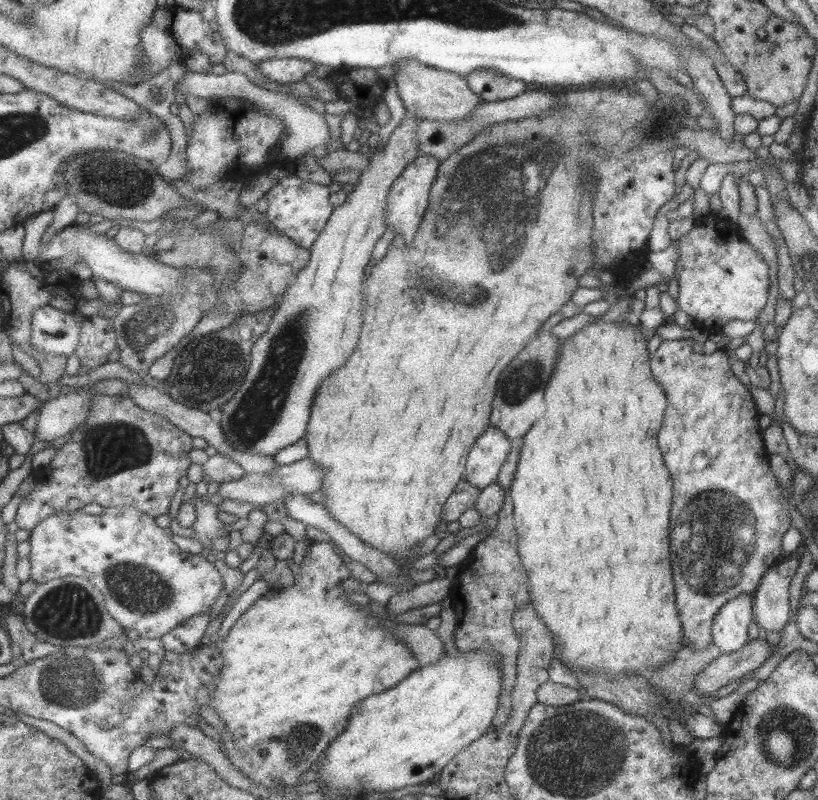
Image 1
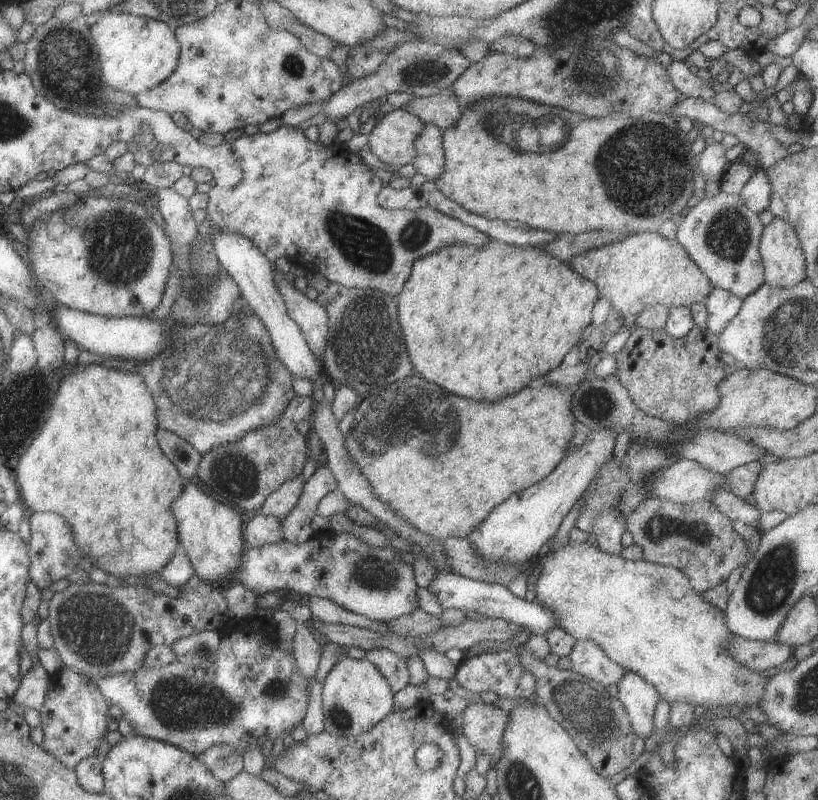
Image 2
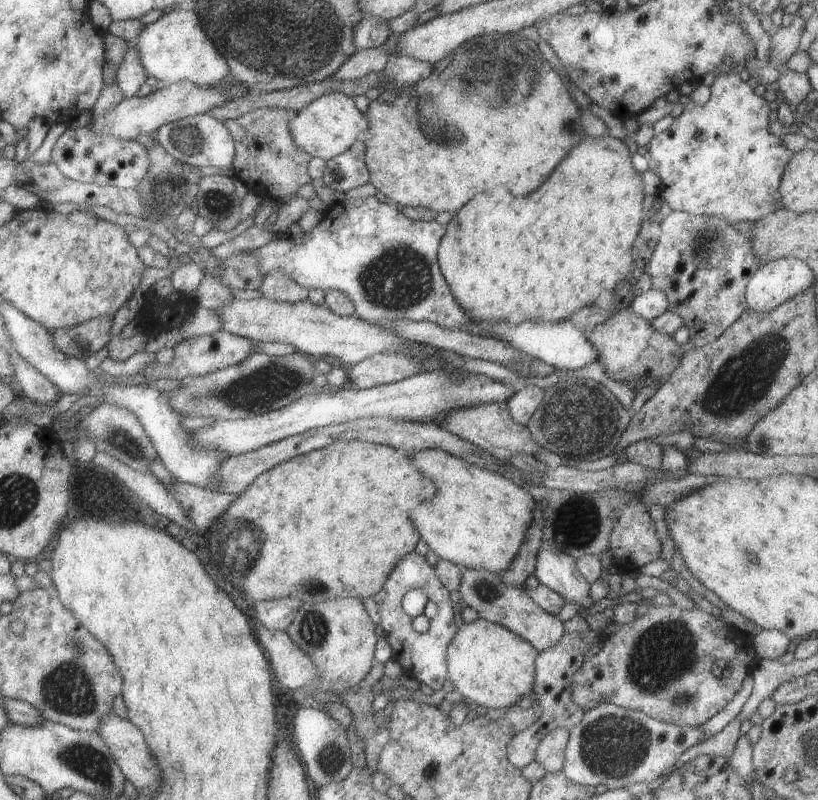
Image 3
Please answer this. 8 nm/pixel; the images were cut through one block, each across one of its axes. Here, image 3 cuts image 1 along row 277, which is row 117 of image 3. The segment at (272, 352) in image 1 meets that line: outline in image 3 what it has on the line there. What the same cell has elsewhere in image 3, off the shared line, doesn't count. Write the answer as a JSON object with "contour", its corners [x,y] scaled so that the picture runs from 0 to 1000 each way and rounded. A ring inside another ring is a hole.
{"contour":[[[405,115],[380,125],[353,150],[351,155],[356,175],[379,196],[400,200],[422,190],[432,178],[443,174],[450,163],[450,153],[445,141],[440,140],[432,121],[419,116]]]}

